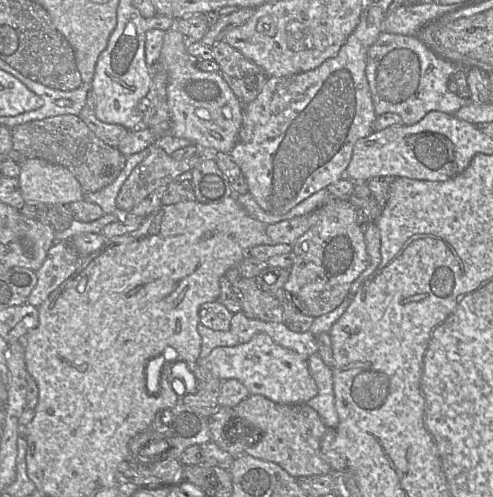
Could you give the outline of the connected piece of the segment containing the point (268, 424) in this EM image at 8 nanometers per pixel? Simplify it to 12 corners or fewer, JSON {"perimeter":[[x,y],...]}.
{"perimeter":[[249,395],[233,409],[246,454],[294,478],[332,471],[328,427],[307,404]]}

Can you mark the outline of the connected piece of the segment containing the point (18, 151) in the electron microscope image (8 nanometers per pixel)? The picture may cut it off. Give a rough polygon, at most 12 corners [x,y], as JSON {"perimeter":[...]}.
{"perimeter":[[77,115],[11,128],[8,159],[66,167],[84,193],[126,163]]}

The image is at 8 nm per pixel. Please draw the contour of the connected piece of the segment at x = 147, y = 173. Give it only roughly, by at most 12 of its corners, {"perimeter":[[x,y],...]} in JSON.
{"perimeter":[[156,144],[116,197],[130,212],[154,190],[191,171],[198,155],[175,160]]}

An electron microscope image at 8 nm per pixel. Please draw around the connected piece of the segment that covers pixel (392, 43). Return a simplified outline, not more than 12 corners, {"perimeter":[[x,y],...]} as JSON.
{"perimeter":[[381,32],[365,69],[376,115],[405,125],[469,102],[418,37]]}

